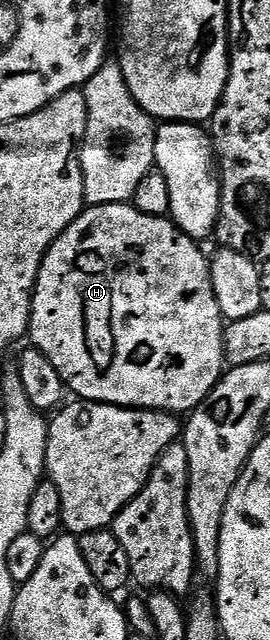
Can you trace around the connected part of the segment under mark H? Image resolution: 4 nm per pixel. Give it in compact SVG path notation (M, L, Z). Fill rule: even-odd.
M123 203L121 205L91 205L83 208L81 215L76 218L67 229L62 232L54 242L50 244L49 251L42 256L42 266L38 271L38 278L34 283L34 292L30 299L30 327L28 330L28 341L33 348L38 349L44 355L44 359L48 359L48 363L52 363L52 367L56 367L56 371L60 375L63 386L67 390L74 392L75 398L84 401L103 401L109 405L122 405L125 409L161 409L163 413L172 413L175 415L189 414L197 407L204 398L211 393L216 387L216 383L222 378L224 372L224 354L226 352L226 342L224 340L224 318L220 307L216 303L216 295L212 291L212 279L210 278L210 263L207 254L202 254L203 246L199 242L193 241L189 235L182 232L173 220L166 217L153 217L147 213L142 213L139 209L134 208L133 204Z

